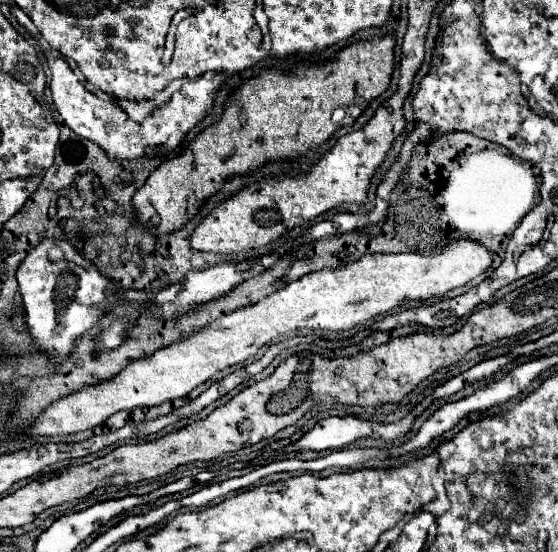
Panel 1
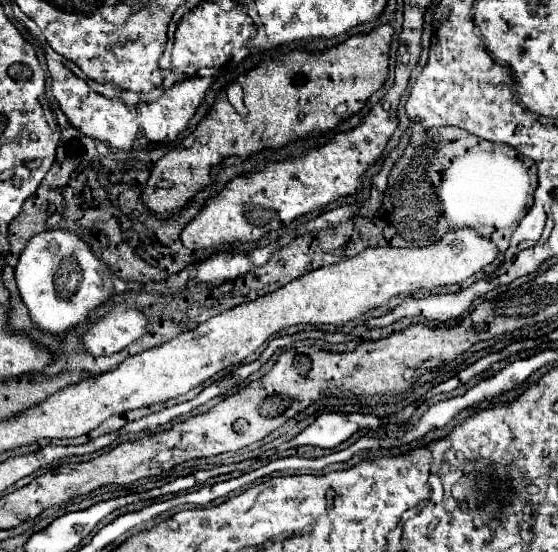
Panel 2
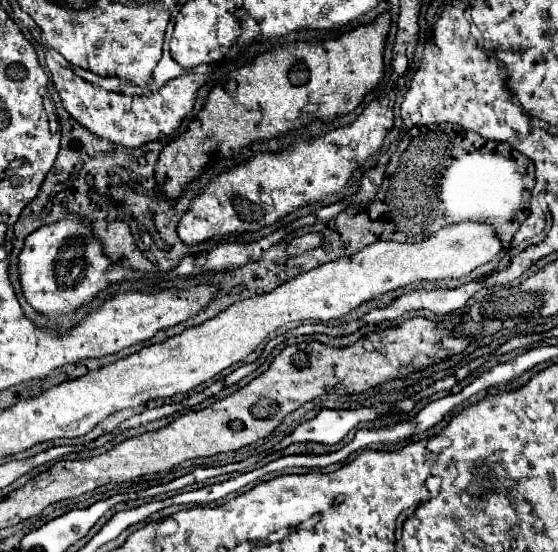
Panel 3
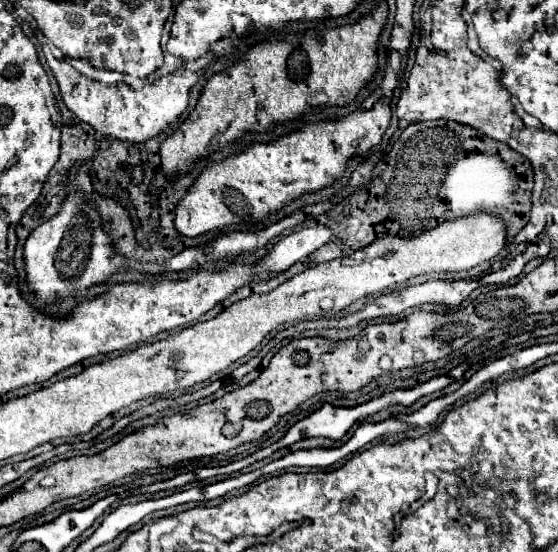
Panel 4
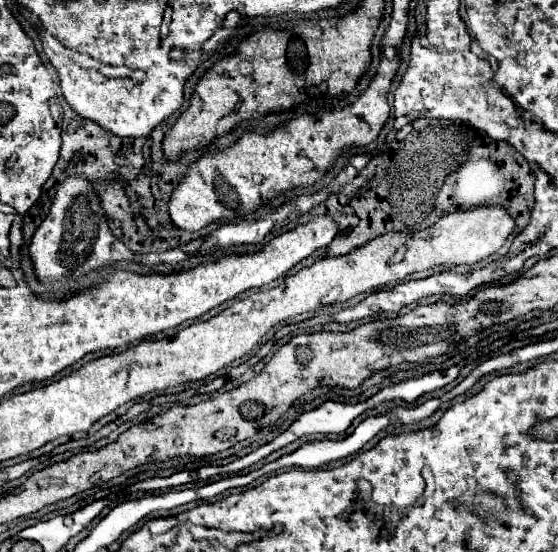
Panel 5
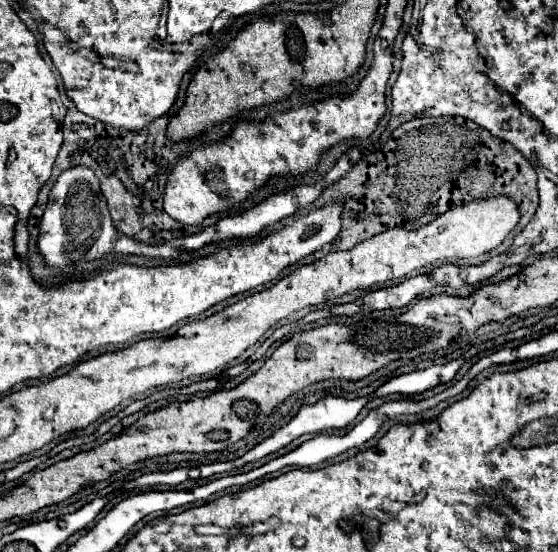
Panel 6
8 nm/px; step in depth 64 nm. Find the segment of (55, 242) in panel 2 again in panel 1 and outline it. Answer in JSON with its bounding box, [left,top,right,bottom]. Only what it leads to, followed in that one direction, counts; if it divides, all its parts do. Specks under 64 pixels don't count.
[16,238,118,362]

